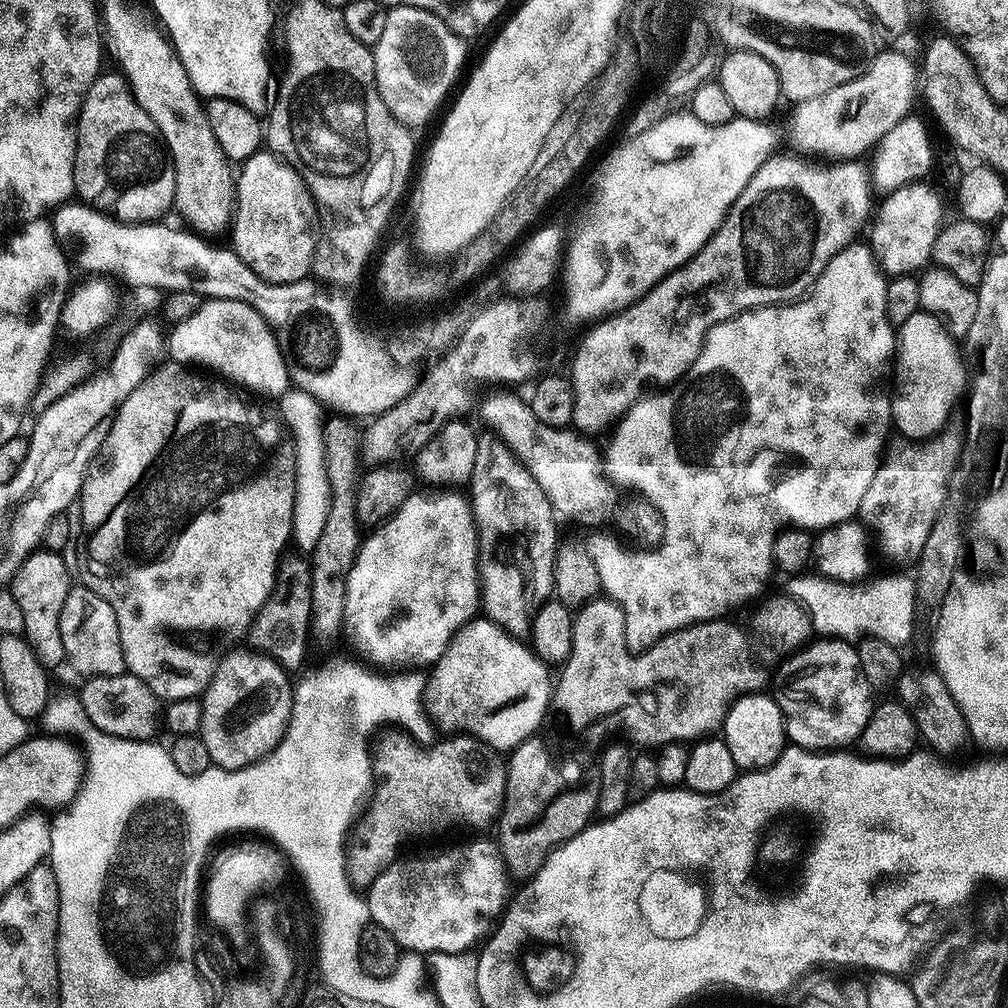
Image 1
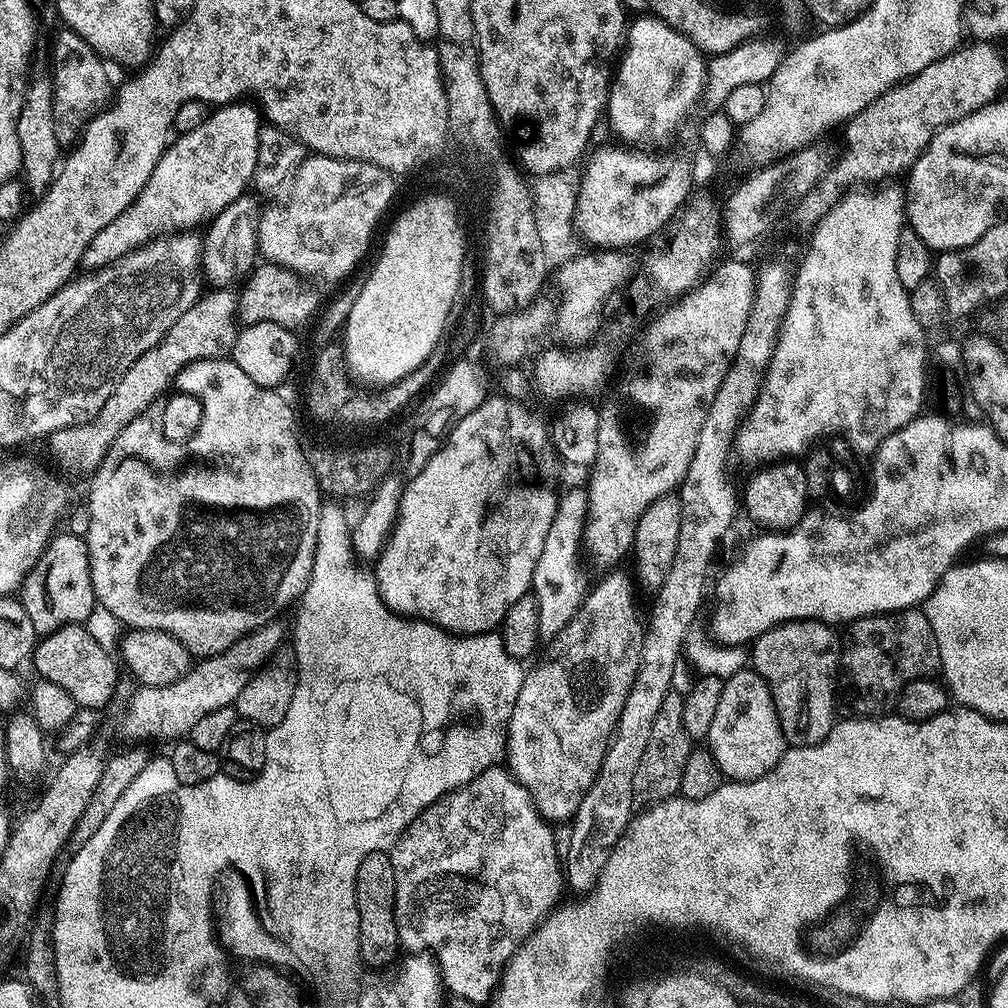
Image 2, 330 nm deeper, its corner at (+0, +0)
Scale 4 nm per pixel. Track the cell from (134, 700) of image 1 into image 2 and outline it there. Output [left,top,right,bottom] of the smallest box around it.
[30,624,118,710]

